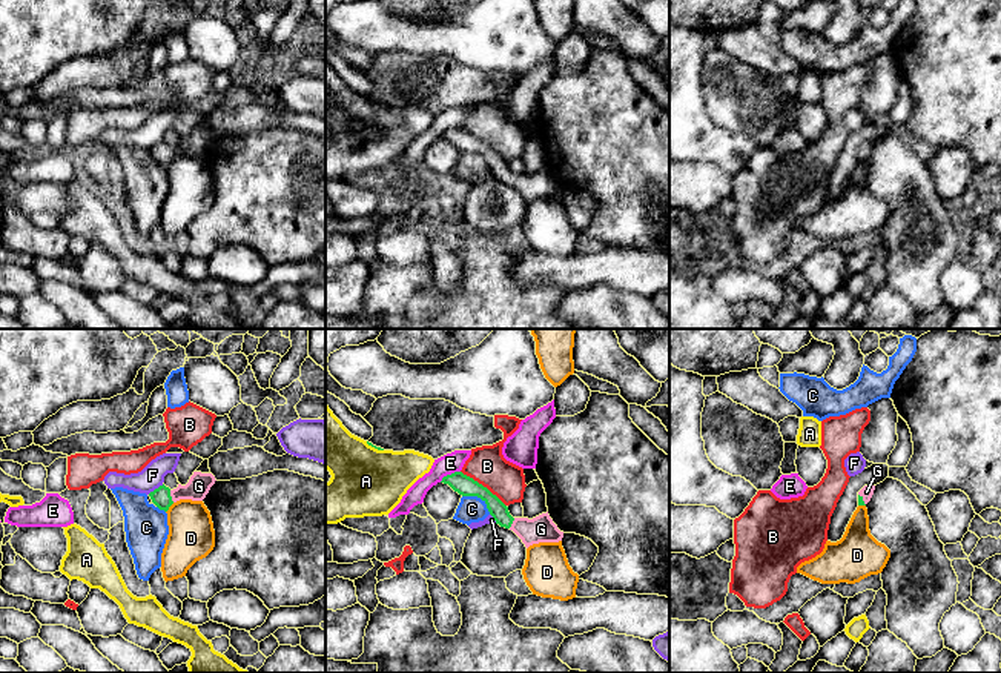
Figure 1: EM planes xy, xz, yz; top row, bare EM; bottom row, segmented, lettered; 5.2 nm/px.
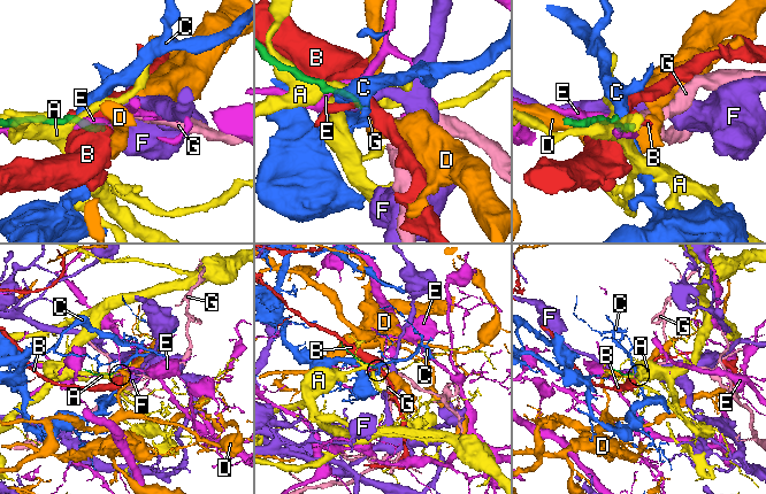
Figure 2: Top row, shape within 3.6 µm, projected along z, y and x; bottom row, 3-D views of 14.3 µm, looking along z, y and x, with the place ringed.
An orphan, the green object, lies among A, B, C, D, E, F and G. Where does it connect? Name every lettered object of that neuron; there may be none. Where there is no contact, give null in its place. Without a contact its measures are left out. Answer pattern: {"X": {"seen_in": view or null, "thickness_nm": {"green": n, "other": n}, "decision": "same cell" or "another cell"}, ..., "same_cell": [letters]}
{"A": {"seen_in": "xz", "thickness_nm": {"green": 20, "other": 360}, "decision": "another cell"}, "B": {"seen_in": "xz", "thickness_nm": {"green": 110, "other": 200}, "decision": "another cell"}, "C": {"seen_in": "xz", "thickness_nm": {"green": 110, "other": 140}, "decision": "another cell"}, "D": {"seen_in": "xy", "thickness_nm": {"green": 100, "other": 240}, "decision": "another cell"}, "E": {"seen_in": "xz", "thickness_nm": {"green": 110, "other": 110}, "decision": "another cell"}, "F": {"seen_in": "xy", "thickness_nm": {"green": 100, "other": 120}, "decision": "another cell"}, "G": {"seen_in": "xy", "thickness_nm": {"green": 100, "other": 120}, "decision": "same cell"}, "same_cell": ["G"]}

